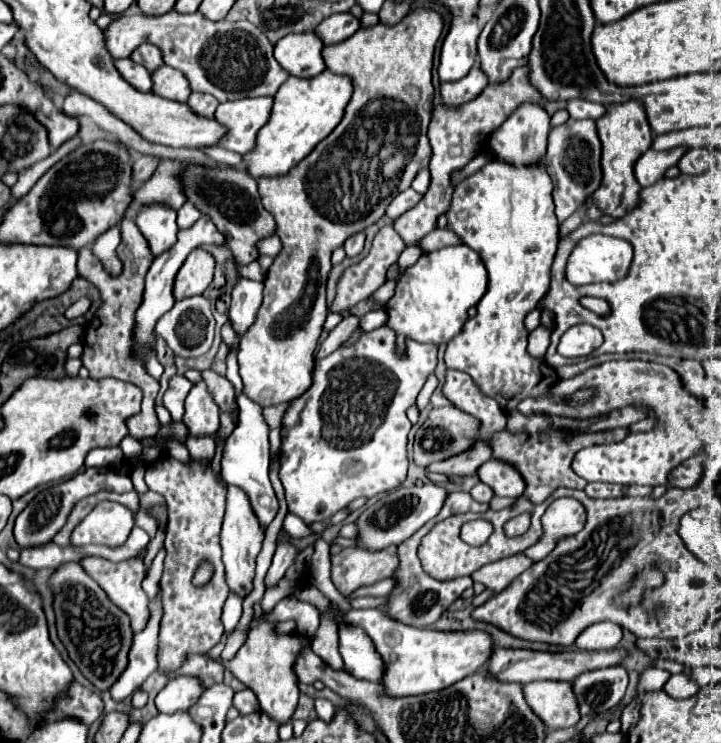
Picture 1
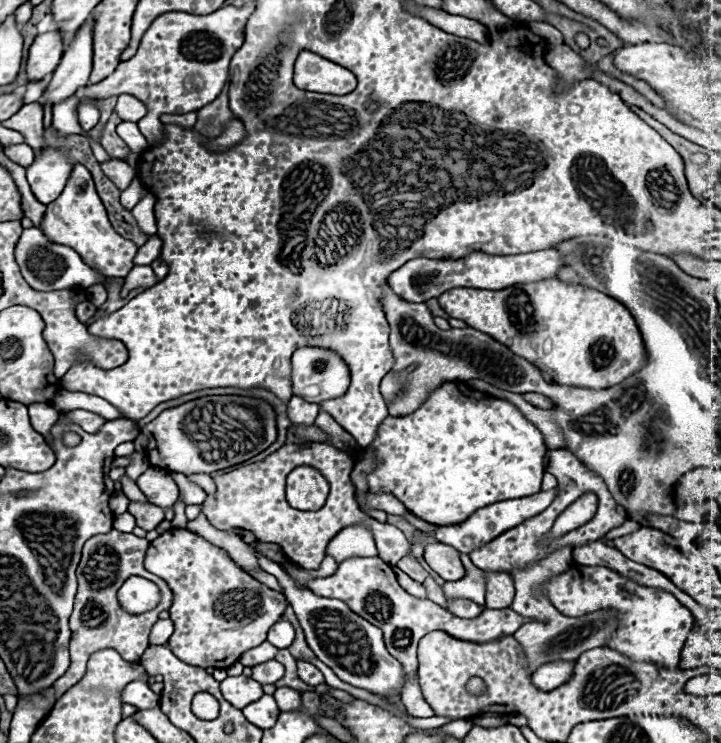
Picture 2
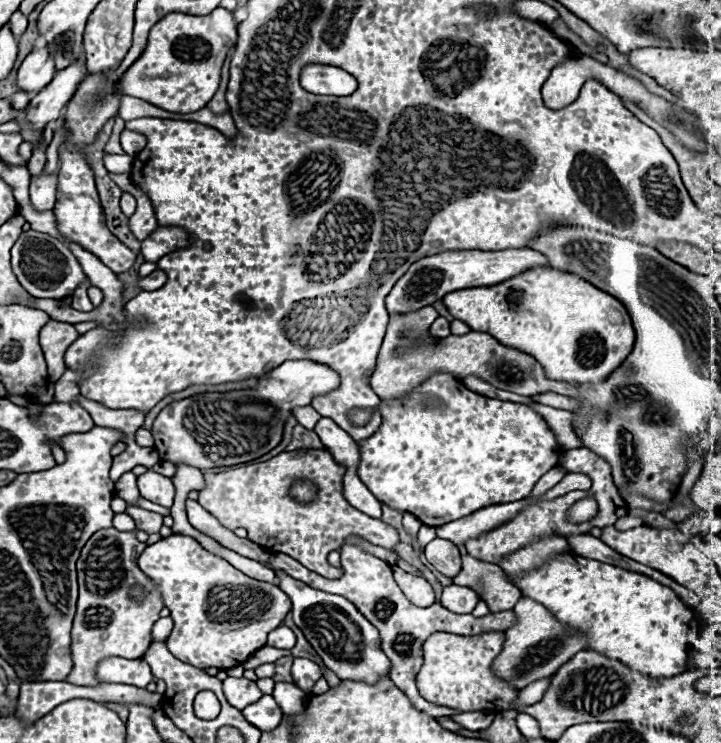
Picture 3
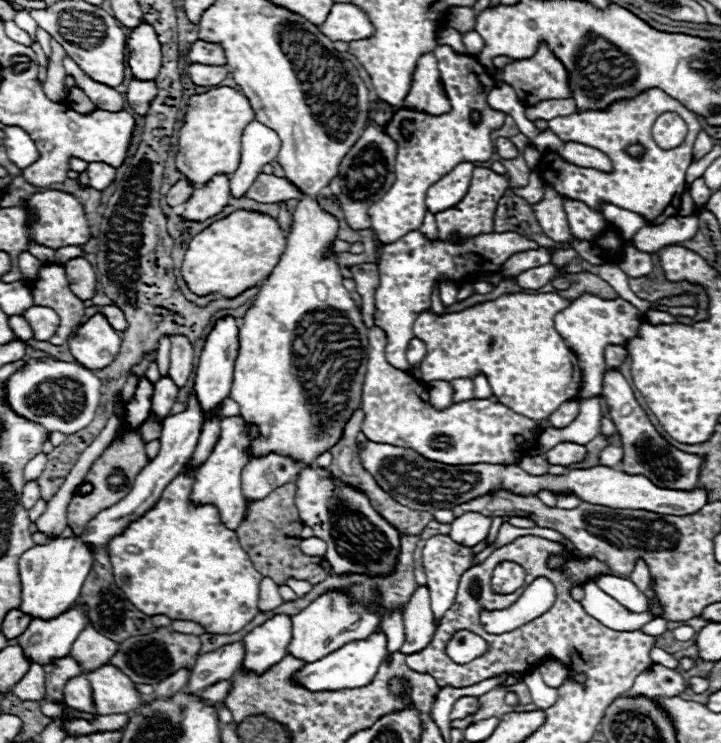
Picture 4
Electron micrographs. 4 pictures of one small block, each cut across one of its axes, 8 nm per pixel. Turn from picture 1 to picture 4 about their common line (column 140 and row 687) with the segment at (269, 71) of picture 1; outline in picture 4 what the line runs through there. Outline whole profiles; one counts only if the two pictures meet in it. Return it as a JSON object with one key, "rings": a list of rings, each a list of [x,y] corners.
{"rings":[[[32,664],[28,668],[28,672],[24,674],[24,678],[20,682],[16,682],[16,686],[12,688],[12,692],[18,698],[40,702],[44,698],[44,680],[46,680],[44,668],[40,664]]]}

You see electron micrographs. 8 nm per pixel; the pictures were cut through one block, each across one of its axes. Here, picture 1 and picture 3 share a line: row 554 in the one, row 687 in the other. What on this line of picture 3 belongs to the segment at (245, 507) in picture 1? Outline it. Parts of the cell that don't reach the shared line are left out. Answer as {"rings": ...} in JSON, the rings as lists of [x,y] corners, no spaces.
{"rings":[[[228,676],[228,678],[224,680],[224,696],[226,696],[226,700],[228,700],[234,708],[244,710],[246,706],[258,702],[258,698],[262,698],[262,692],[258,690],[256,682],[252,682],[252,680]]]}

